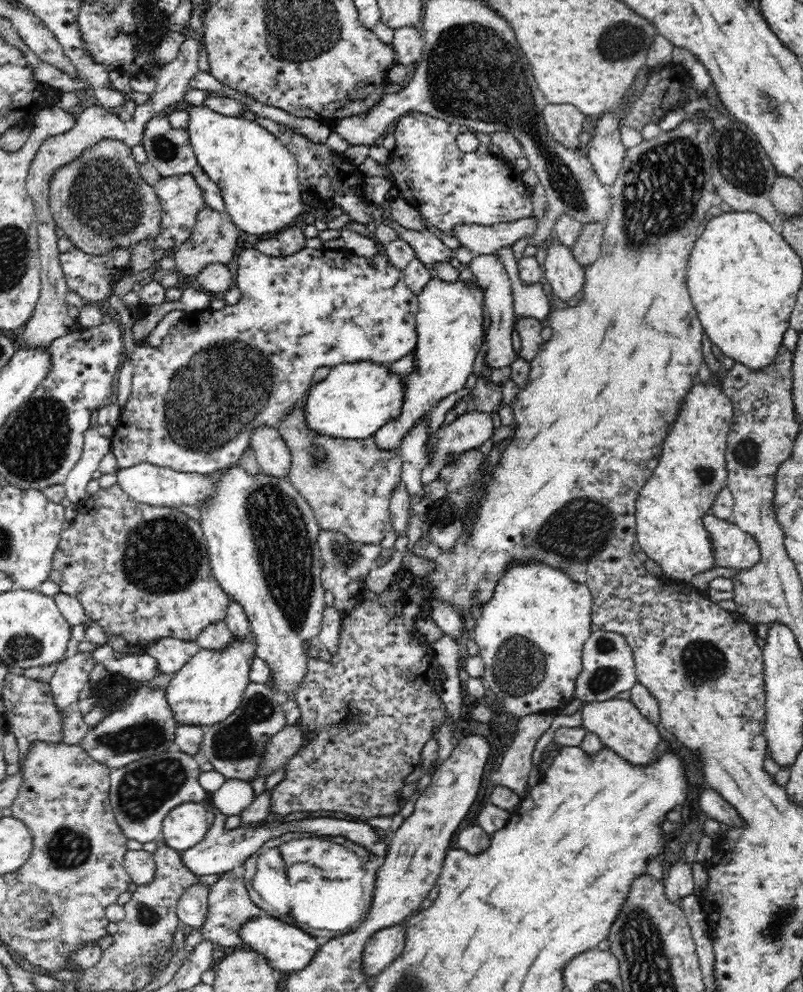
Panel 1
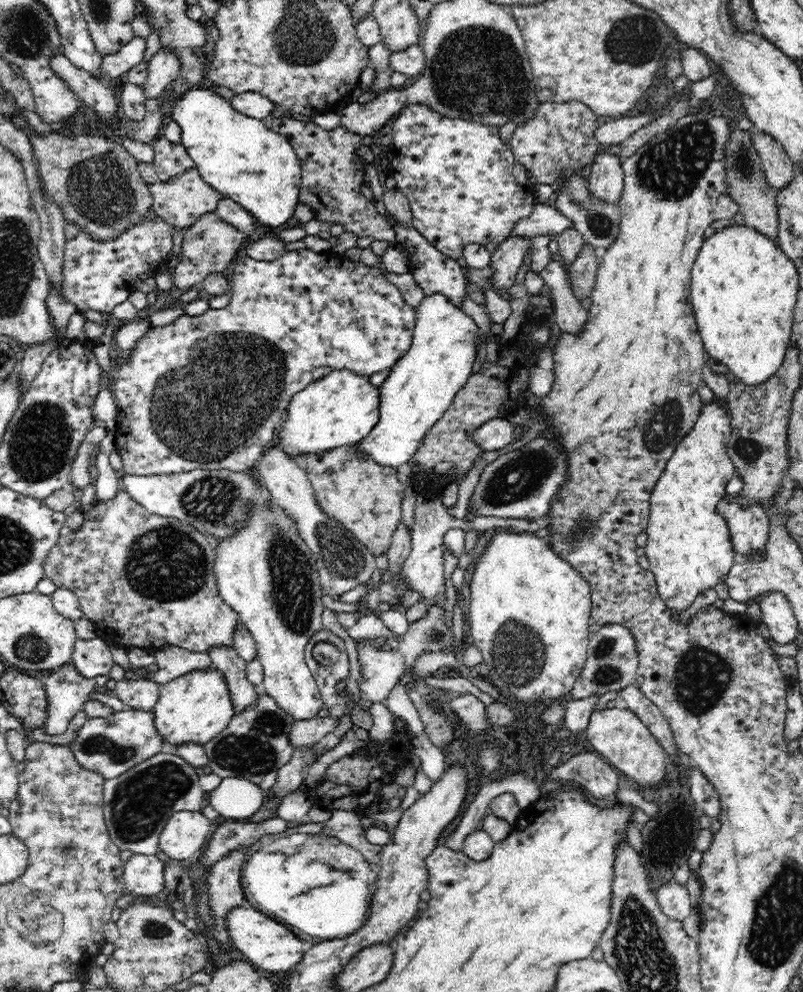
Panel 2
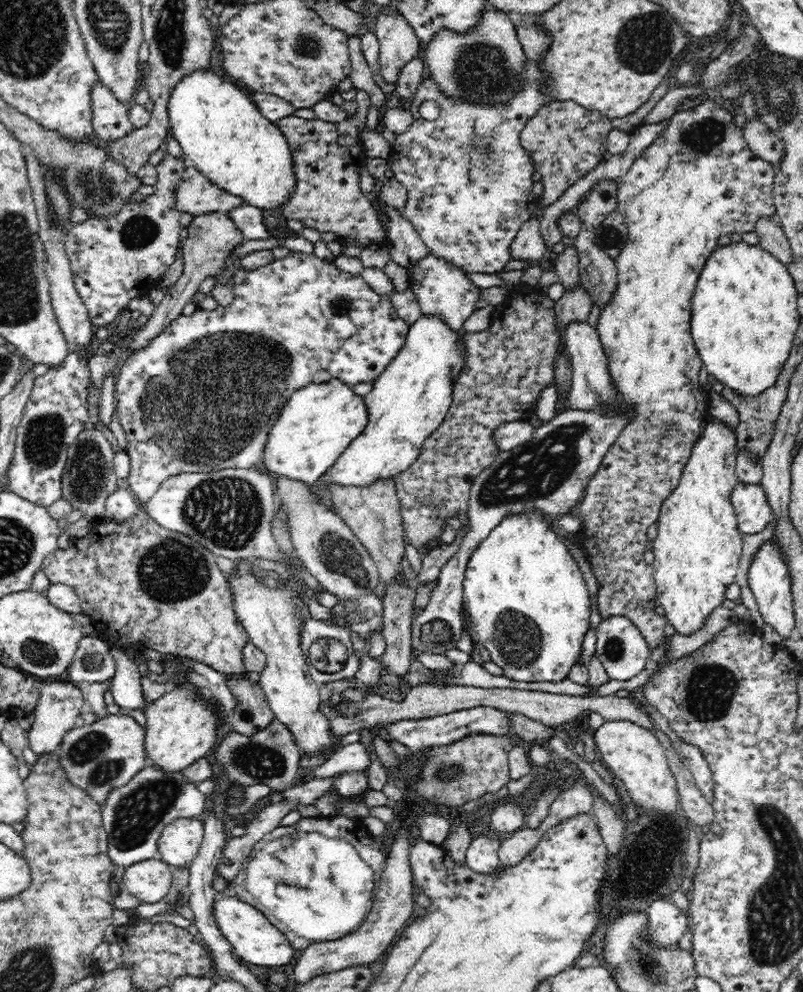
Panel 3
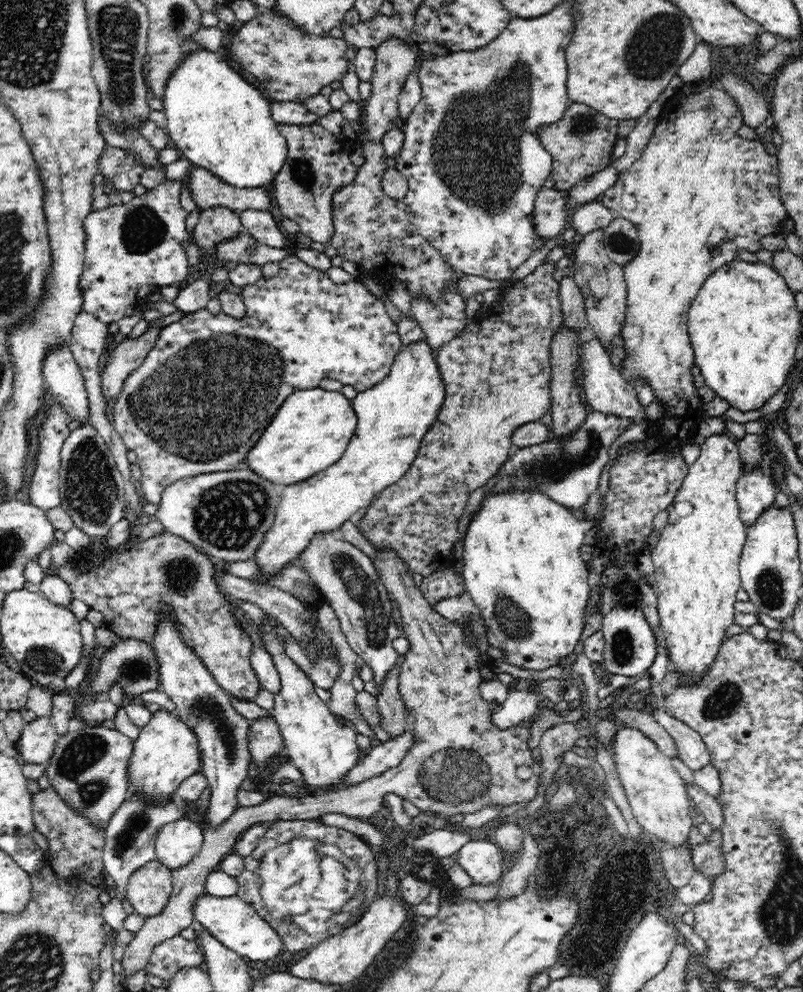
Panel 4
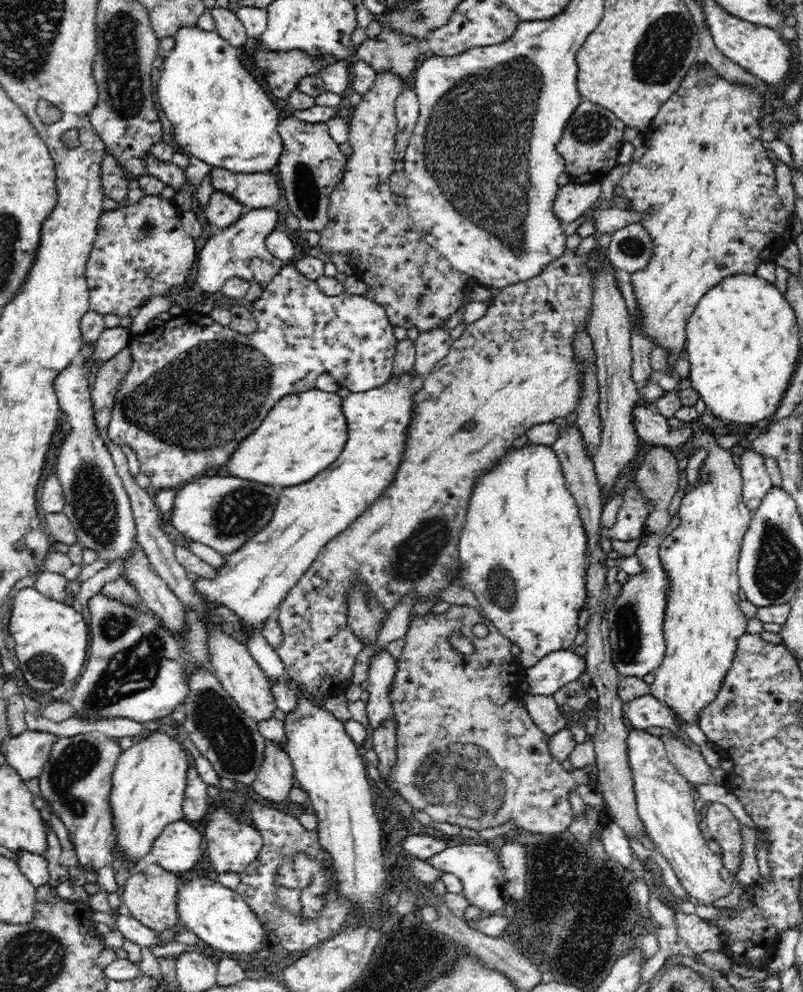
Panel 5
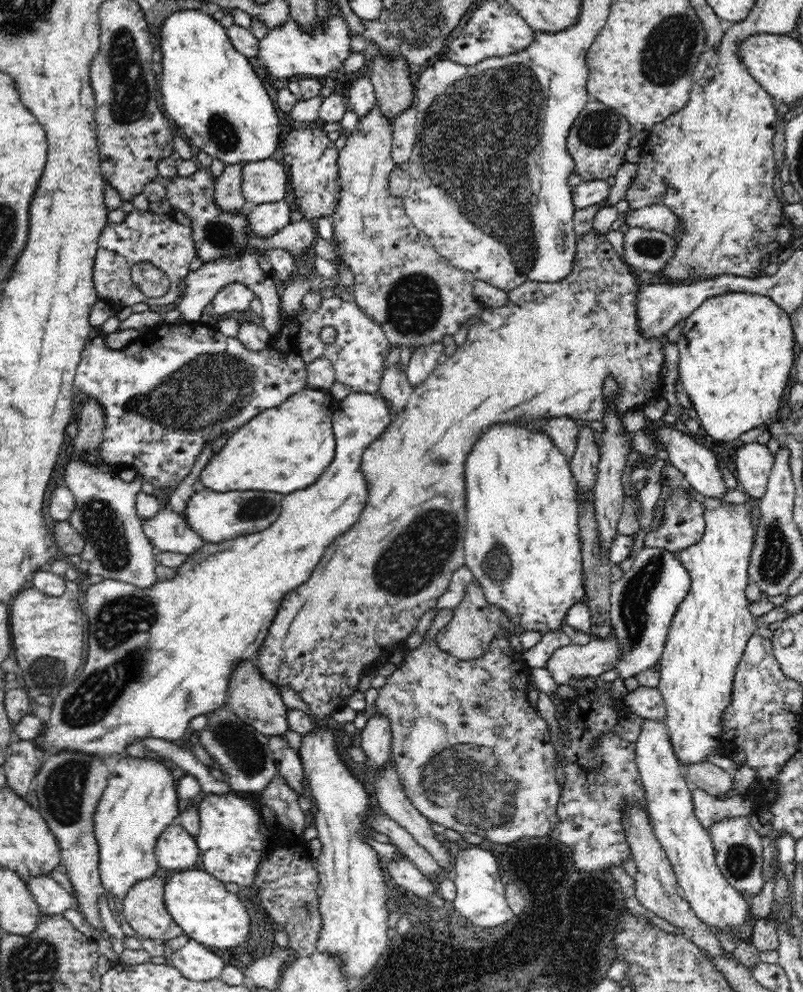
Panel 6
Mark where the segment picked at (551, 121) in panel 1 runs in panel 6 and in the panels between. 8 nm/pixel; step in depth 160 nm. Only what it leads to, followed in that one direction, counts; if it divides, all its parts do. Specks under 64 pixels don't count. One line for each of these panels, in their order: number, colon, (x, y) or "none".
2: (560, 136)
3: (565, 140)
4: (581, 142)
5: (590, 143)
6: (598, 140)

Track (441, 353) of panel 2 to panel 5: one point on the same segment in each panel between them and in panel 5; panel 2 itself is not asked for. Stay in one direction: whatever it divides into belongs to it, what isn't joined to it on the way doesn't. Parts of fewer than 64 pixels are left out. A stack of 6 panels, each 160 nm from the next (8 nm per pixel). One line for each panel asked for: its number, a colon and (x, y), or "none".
3: (408, 402)
4: (393, 417)
5: (256, 578)

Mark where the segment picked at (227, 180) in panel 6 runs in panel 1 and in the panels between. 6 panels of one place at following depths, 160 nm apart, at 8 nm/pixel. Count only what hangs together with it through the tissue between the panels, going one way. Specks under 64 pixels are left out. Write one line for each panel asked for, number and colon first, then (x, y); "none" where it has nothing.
1: (213, 239)
2: (209, 245)
3: (212, 237)
4: (218, 223)
5: (222, 210)

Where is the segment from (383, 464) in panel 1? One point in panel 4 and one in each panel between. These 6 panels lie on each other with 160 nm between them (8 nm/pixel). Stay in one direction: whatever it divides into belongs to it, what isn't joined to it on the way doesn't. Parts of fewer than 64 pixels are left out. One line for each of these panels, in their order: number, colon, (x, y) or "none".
2: (366, 498)
3: (372, 512)
4: (460, 762)

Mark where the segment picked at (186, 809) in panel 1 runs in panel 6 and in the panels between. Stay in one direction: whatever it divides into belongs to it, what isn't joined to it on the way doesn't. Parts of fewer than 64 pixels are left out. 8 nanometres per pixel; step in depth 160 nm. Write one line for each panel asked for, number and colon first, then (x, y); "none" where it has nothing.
2: (186, 832)
3: (179, 843)
4: (176, 844)
5: (179, 846)
6: (175, 849)

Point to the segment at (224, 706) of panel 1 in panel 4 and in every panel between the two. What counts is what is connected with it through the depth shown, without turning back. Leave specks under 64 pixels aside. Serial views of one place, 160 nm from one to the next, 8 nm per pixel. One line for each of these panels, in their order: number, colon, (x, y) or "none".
2: (196, 707)
3: (181, 726)
4: (166, 752)

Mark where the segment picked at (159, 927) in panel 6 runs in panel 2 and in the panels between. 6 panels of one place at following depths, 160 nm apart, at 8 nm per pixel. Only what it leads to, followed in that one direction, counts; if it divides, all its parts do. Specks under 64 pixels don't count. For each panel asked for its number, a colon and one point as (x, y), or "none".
2: (143, 874)
3: (150, 880)
4: (148, 891)
5: (150, 894)

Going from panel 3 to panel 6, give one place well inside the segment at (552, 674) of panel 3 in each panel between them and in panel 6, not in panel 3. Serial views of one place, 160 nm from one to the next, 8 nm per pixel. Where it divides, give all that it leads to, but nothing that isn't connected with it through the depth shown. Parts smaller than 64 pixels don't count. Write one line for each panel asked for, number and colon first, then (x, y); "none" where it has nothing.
4: (522, 566)
5: (523, 552)
6: (522, 542)

